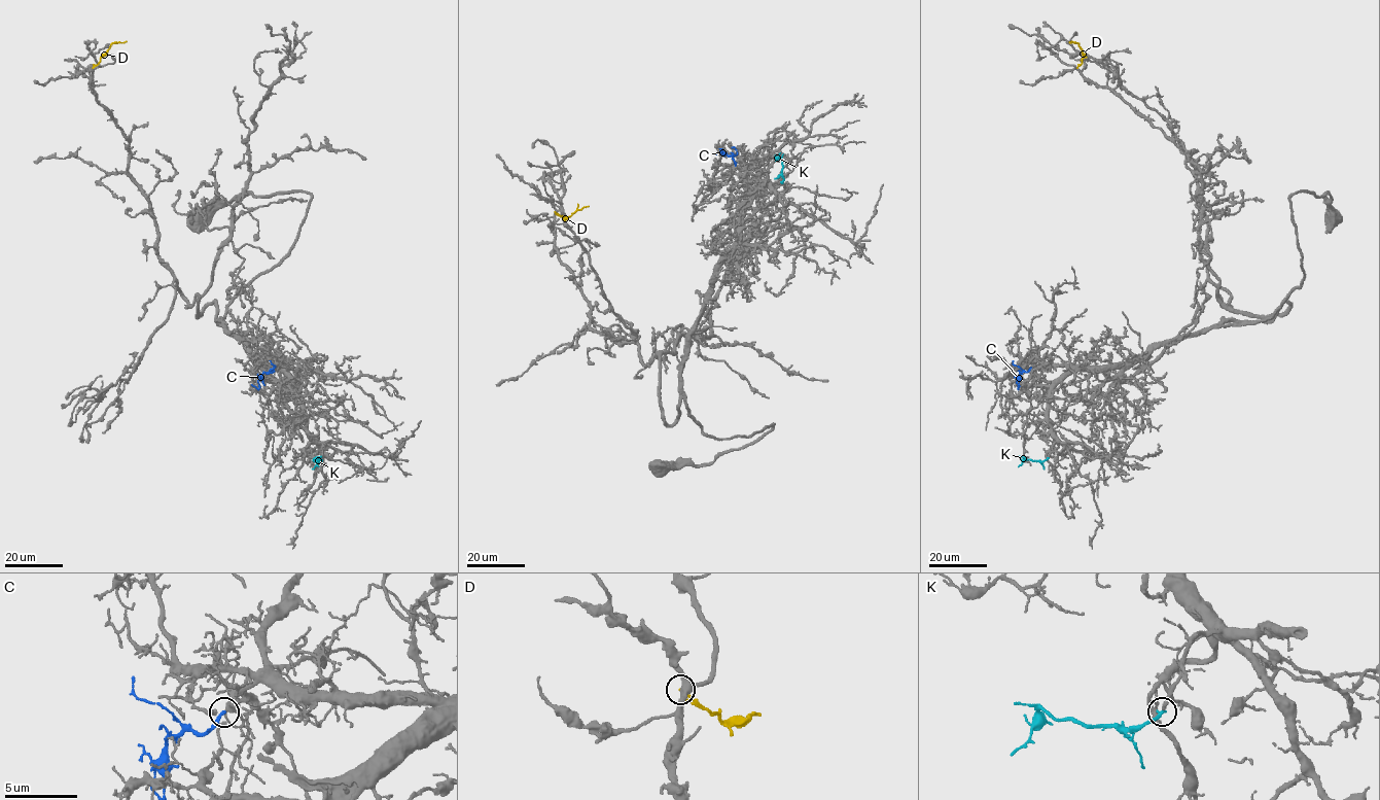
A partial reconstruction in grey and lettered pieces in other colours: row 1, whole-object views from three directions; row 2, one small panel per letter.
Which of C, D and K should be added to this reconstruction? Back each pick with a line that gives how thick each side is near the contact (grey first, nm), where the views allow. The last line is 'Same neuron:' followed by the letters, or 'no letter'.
C: 360 nm thick on the grey side, 240 nm on the other
K: 240 nm thick on the grey side, 280 nm on the other
Same neuron: C, K

